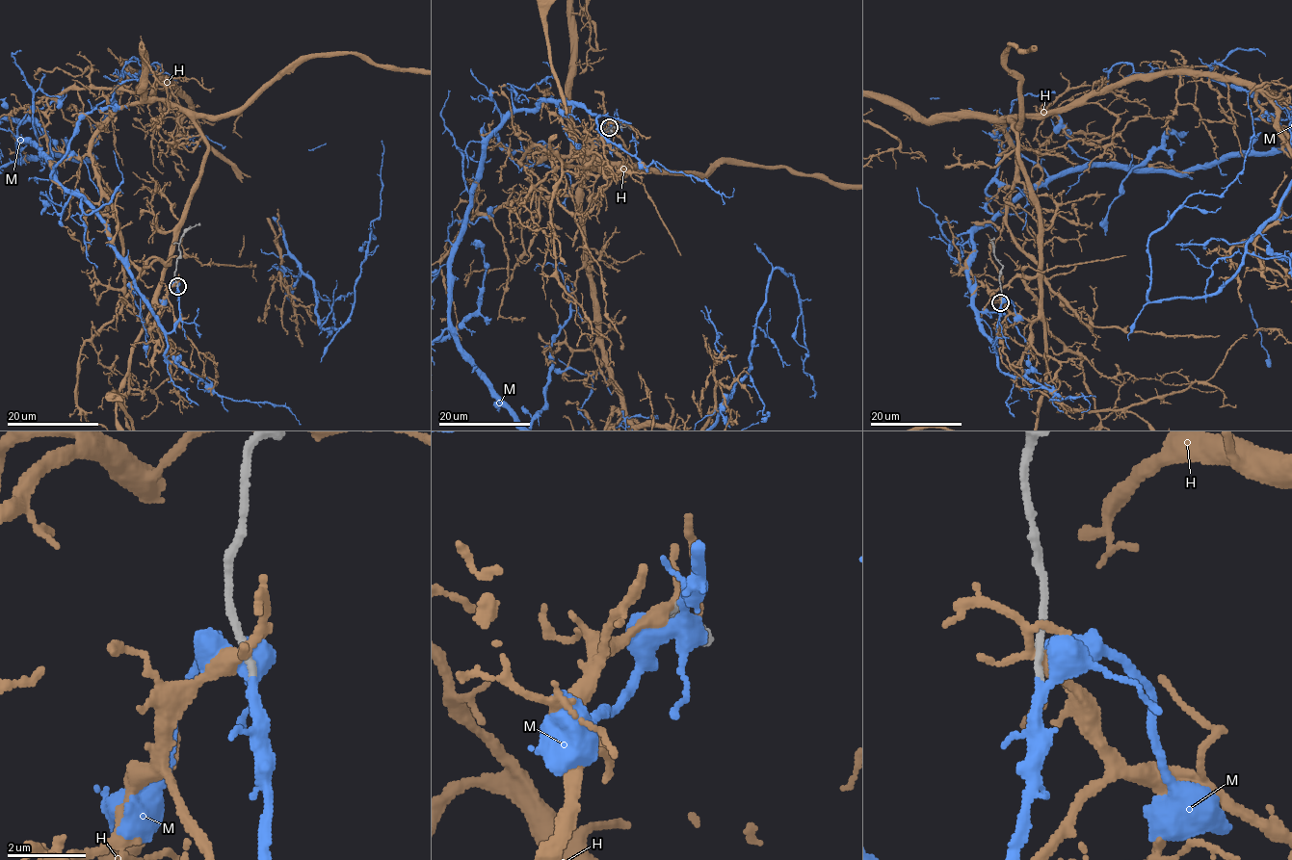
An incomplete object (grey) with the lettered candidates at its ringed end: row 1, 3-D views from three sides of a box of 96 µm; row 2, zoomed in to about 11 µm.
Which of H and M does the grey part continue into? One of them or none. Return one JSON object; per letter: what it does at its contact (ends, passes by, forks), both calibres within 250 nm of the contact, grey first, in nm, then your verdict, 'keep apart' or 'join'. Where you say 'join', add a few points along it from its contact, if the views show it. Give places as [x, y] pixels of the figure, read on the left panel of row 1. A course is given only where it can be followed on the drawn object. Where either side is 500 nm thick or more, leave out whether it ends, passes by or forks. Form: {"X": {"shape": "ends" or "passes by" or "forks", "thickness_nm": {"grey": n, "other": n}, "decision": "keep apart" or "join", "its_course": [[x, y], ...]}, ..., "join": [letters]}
{"H": {"shape": "forks", "thickness_nm": {"grey": 220, "other": 280}, "decision": "keep apart"}, "M": {"shape": "passes by", "thickness_nm": {"grey": 180, "other": 320}, "decision": "join"}, "join": ["M"]}

